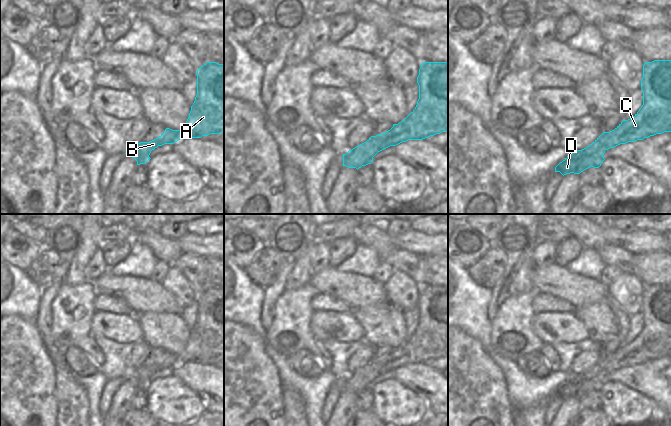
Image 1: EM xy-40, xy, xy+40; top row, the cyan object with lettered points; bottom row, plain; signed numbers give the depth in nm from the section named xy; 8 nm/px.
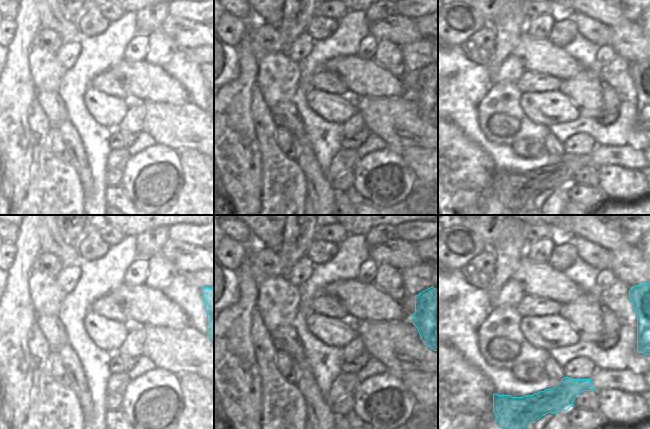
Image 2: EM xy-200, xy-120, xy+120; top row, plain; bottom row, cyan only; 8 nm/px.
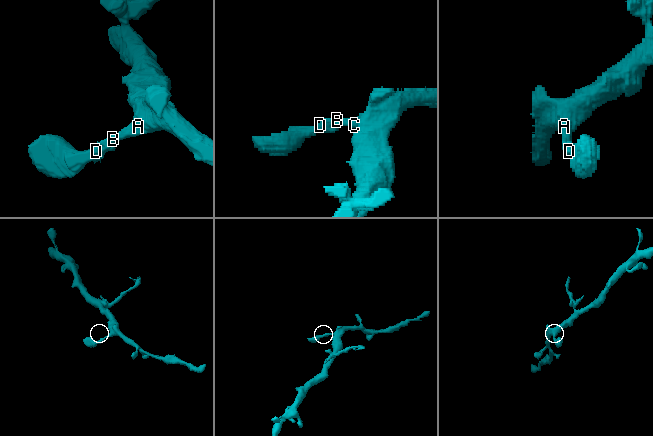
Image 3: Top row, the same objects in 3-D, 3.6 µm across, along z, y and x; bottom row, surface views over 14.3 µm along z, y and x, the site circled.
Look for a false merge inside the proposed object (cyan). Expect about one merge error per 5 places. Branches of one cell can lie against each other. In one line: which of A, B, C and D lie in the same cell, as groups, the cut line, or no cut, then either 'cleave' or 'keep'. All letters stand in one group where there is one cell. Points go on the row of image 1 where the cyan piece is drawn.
A B C D; no cut; keep

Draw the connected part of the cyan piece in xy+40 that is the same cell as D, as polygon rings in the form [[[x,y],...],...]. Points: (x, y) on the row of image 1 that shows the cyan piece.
[[[671,60],[645,62],[641,89],[643,105],[632,118],[623,120],[610,132],[603,132],[582,150],[569,148],[569,155],[555,167],[555,172],[564,176],[580,174],[590,167],[599,168],[606,150],[671,132]]]

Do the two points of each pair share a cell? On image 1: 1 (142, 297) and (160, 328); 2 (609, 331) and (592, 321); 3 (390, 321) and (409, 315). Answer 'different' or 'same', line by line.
1: different
2: same
3: different

